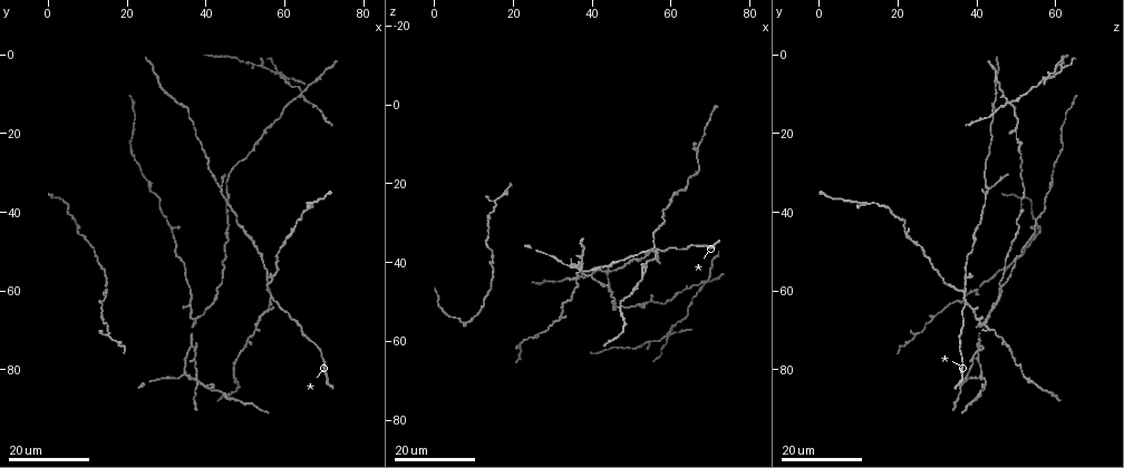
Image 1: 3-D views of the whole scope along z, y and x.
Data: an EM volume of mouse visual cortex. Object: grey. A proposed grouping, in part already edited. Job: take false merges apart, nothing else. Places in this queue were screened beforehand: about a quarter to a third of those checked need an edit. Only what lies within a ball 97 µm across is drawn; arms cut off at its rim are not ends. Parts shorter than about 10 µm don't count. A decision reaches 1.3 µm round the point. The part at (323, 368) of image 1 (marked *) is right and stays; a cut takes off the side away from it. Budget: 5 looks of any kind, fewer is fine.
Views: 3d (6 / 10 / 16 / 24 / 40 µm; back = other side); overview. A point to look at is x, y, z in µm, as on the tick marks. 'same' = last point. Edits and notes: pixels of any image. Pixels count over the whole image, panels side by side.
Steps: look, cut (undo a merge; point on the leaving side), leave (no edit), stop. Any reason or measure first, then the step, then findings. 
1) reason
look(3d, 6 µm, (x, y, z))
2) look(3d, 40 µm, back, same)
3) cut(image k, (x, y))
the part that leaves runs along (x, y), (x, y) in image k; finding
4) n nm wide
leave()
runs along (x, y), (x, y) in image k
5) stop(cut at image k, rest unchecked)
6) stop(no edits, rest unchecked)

three arms meet
look(3d, 24 µm, (36.5, 67.5, 42.5))

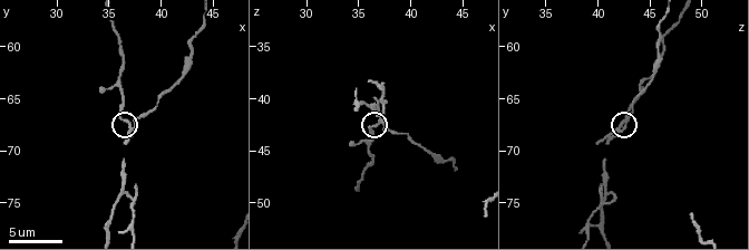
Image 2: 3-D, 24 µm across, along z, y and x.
look(3d, 6 µm, (37.0, 67.4, 42.4))

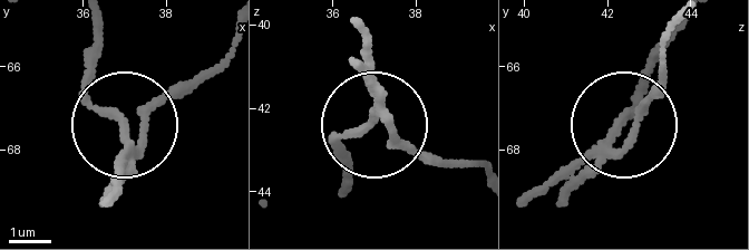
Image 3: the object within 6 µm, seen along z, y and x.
210 nm wide
cut(image 3, (122, 189))
the part that leaves runs along (124, 159), (148, 116), (227, 53) in image 3; a second neuron is stuck on

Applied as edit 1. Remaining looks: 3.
see it whole again
look(overview)

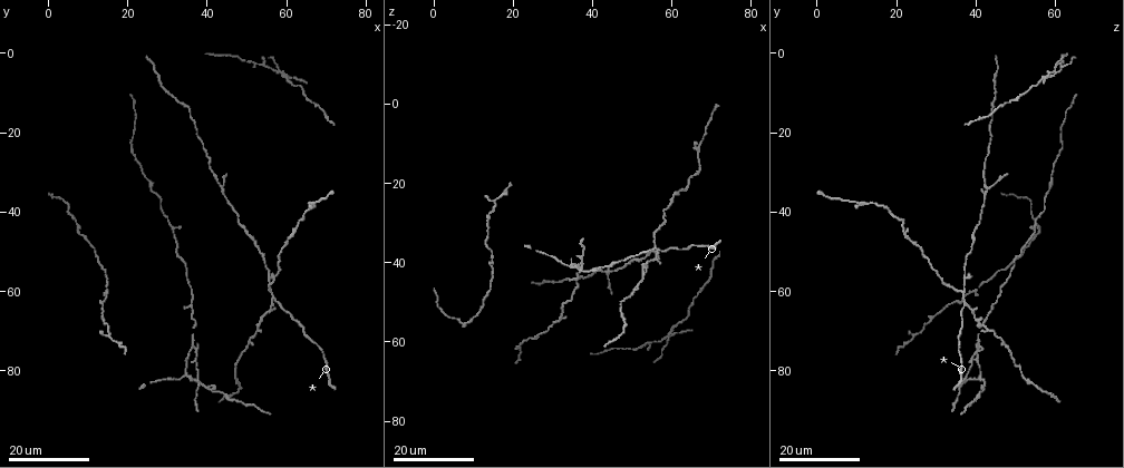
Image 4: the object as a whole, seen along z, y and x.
small branch off a trunk
look(3d, 16 µm, (41.0, 84.5, 41.5))

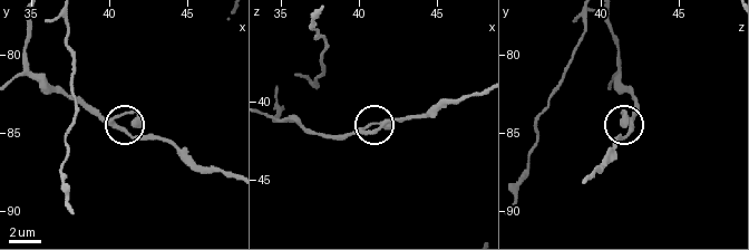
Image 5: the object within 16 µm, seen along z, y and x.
look(3d, 10 µm, (41.0, 84.8, 41.8))

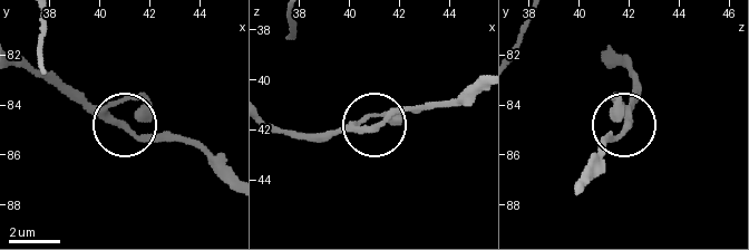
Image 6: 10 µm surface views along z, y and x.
leave()
continuous, no second neuron

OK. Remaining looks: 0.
stop(cut at image 3, rest unchecked)

